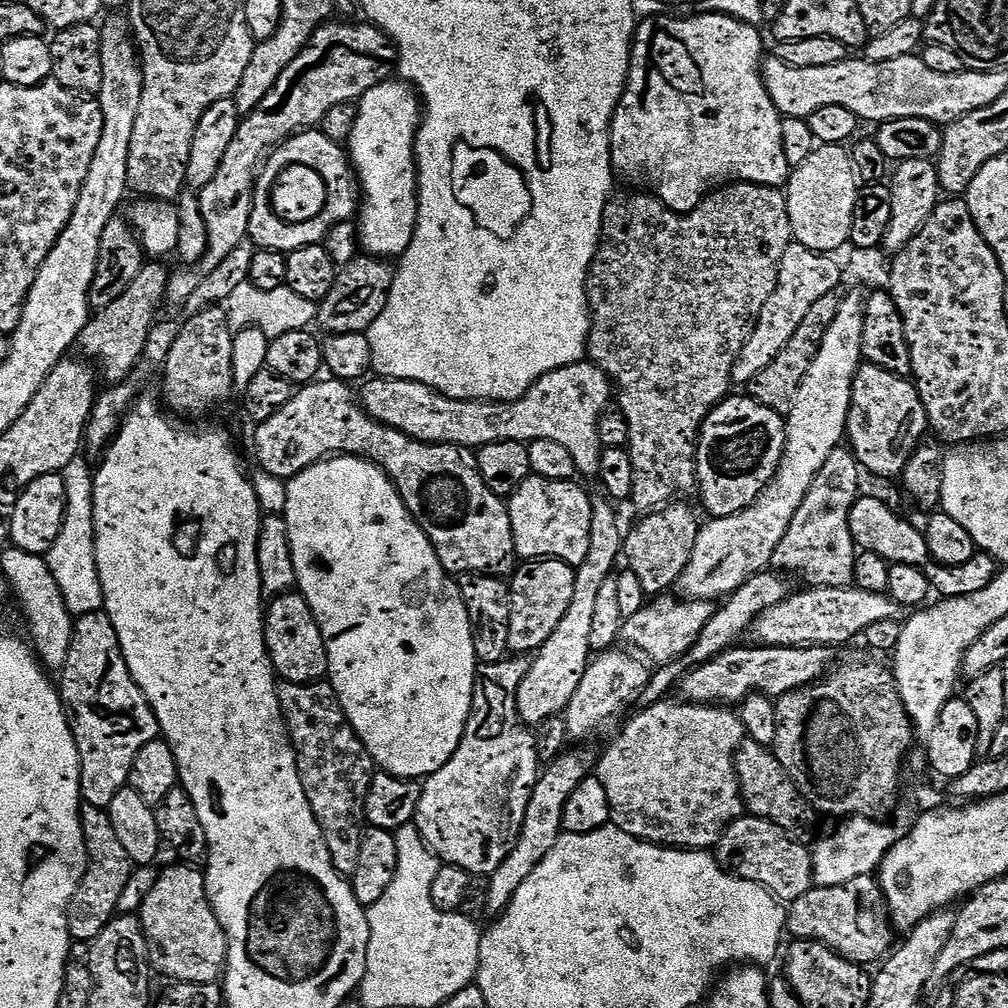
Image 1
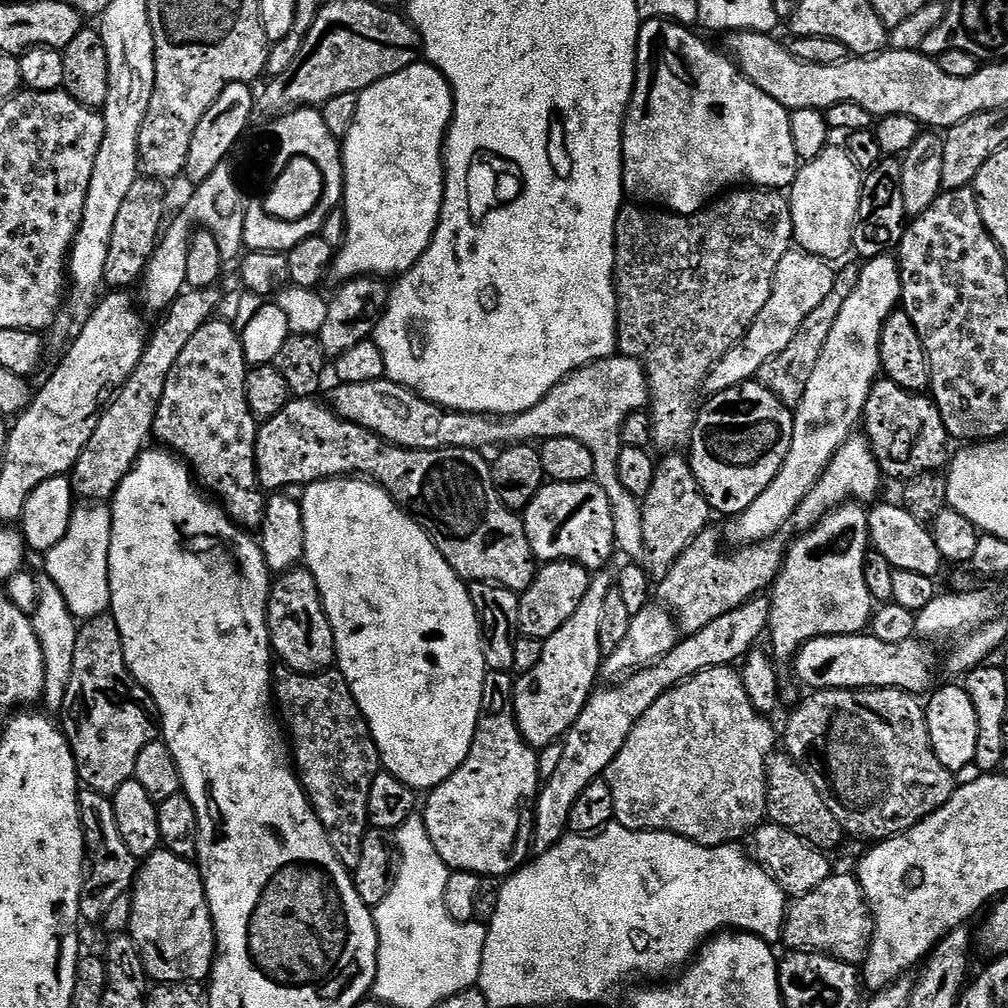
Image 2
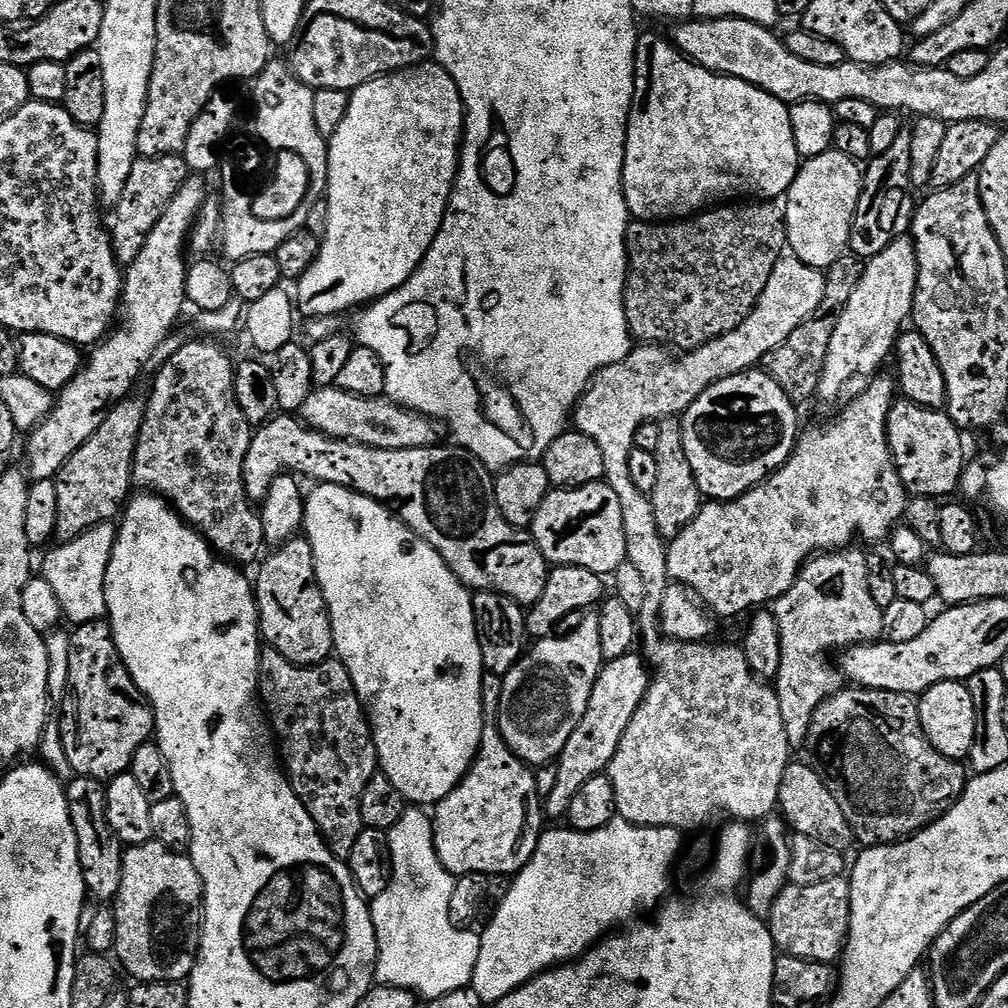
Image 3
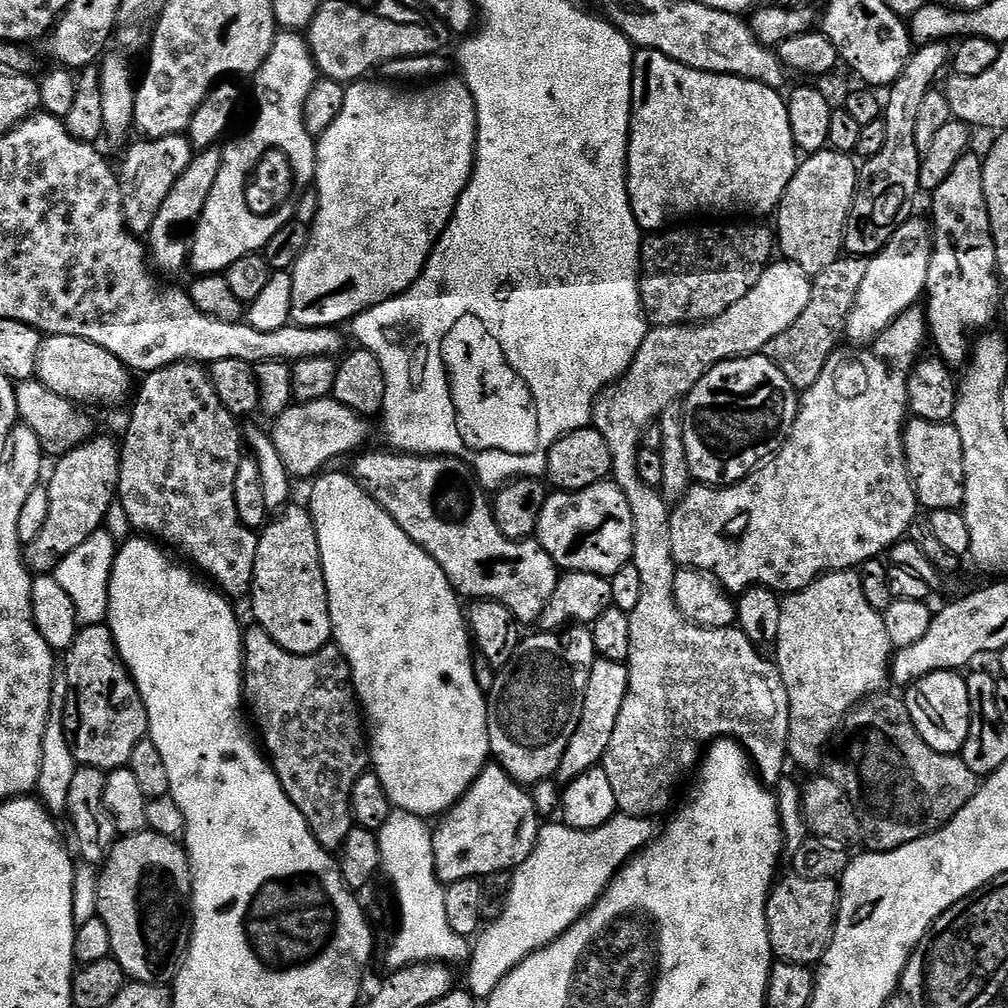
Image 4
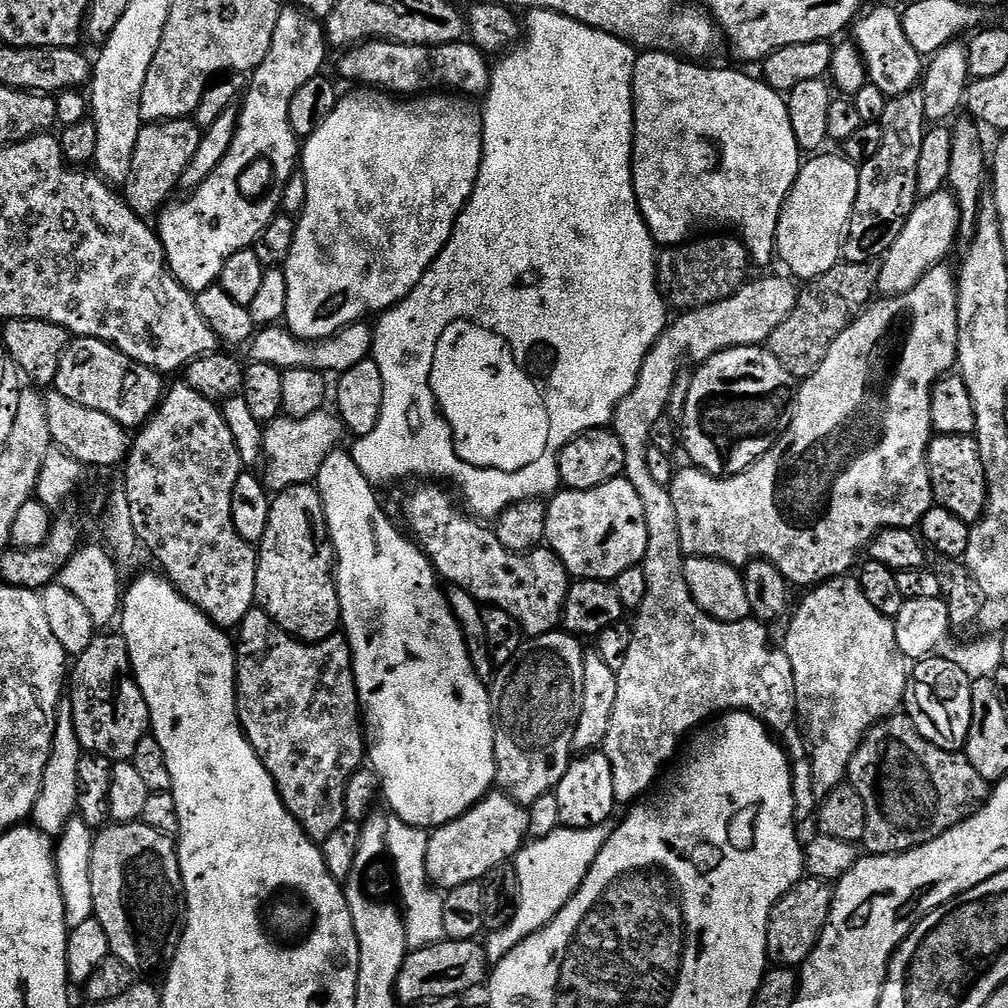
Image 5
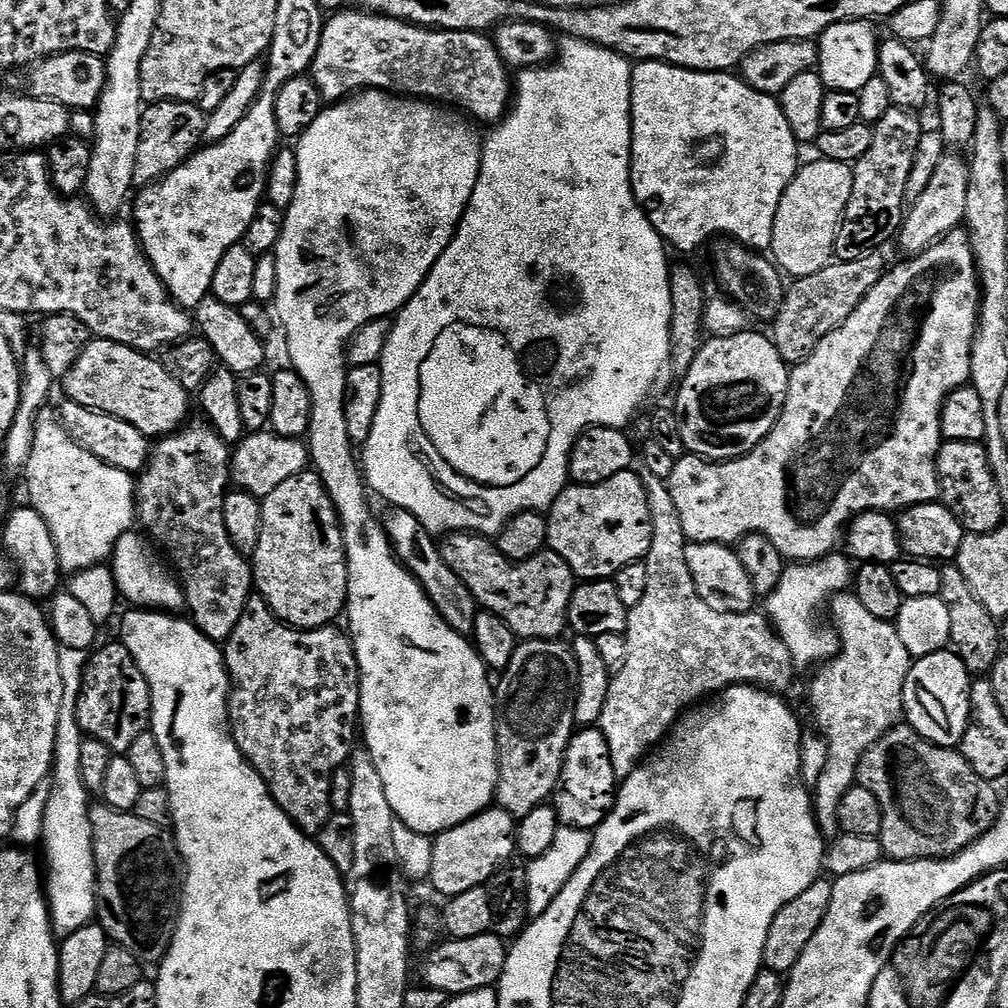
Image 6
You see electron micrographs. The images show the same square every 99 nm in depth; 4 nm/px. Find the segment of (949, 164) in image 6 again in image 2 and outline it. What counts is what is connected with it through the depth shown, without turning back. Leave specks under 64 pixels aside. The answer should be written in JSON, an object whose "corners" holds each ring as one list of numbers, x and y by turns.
{"corners":[[885,254,867,261,860,269,854,294,850,294,846,306,842,306,842,314,838,314,838,322,834,322,834,330,830,330,830,338,826,338,826,346,818,357,818,366,814,366,814,375,806,385,806,394,802,394,802,402,794,409,794,434,790,450,774,482,770,482,770,486,754,498,748,509,735,517,733,524,736,525,728,532,733,545,758,544,761,540,775,537,776,531,795,517,798,506,828,469,828,463,836,451,853,435,855,428,852,427,861,423,866,398,882,372,880,339,884,333,884,323,892,312,897,311,900,303,900,265,897,257]]}

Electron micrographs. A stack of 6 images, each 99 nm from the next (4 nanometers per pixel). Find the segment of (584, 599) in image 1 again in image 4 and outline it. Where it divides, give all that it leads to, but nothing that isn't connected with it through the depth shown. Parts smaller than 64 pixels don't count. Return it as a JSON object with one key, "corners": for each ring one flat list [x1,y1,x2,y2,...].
{"corners":[[575,631,521,639,516,655,495,673,496,681,486,700,488,747,495,763,506,769,517,784,533,786,553,779,560,771,562,754,566,754,574,730,578,730,586,686,598,653,596,643,590,638,580,656,572,632]]}

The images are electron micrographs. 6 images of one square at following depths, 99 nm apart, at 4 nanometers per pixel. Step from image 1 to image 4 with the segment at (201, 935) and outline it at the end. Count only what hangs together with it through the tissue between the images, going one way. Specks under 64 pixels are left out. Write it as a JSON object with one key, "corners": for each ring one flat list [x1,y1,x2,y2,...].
{"corners":[[141,830,131,834,124,834,112,845,106,859,103,861,102,869,104,873,100,876,100,889,96,896,100,899,99,919,106,922,106,930,110,930,110,946,112,947,112,956,122,966,125,977,131,978,138,984,155,984,157,986,167,985,175,981,176,973,183,964,185,955,188,951,188,942,192,939,192,914,190,905,192,903,192,865,188,862,188,853,177,841,166,838,162,834,151,830]]}

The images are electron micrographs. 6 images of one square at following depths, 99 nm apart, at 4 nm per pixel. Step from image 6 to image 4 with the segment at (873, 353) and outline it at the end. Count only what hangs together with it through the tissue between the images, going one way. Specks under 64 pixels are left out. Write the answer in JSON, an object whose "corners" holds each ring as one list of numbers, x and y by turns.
{"corners":[[920,306,907,308,885,332,881,332,870,346,864,346,861,352,852,353,850,349,841,347,833,352,826,362,822,374,818,374,818,382,814,386,803,389,798,400,796,421,789,434,787,442,780,451,737,484,727,486,709,486,697,483,671,509,670,515,670,546,677,565,684,568,699,568,702,572,710,572,729,593,739,594,753,586,763,586,772,589,777,594,791,594,806,588,821,576,829,572,842,572,859,569,867,560,875,560,881,554,887,553,892,545,899,544,909,535,908,527,916,520,916,488,912,484,912,476,908,473,908,460,904,456,904,429,910,416,908,407,908,378,913,368,921,359,920,351,930,340,928,318,925,309]]}

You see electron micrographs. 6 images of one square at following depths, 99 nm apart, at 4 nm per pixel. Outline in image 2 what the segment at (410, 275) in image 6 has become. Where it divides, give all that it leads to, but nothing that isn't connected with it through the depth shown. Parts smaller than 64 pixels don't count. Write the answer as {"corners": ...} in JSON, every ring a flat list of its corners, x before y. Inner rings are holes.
{"corners":[[417,62,406,66,406,70,398,70,398,74,390,74,369,88,359,93,358,114,354,114,354,126,350,126,350,134,342,141,344,164,344,192,342,211,344,210,344,245,339,245,334,256,334,272,340,275,341,281,355,280,358,276,374,276,377,278,399,277,411,270,422,258,422,254,430,246,432,236,440,221,440,211,444,201,444,139,448,136,448,127,452,124,452,88,448,80,427,62],[329,478,319,480,307,485,303,489,304,496,300,500,300,509,304,519,304,543,303,563,306,565,312,577,316,579,316,585,320,591,320,601,324,604,324,612,334,634,336,643,336,660,338,671,350,686,350,690,356,699,356,705,364,716,369,730,380,752,381,765,392,775,406,782,417,790,431,790,438,787,470,754,470,746,474,742,476,727,480,721,480,707,484,697,484,642,480,634,480,623,474,610,474,602,468,593,469,585,460,579,460,575,442,558,438,546,434,546,432,539,422,530,422,526,413,516,408,515,399,504,393,500,392,495,379,484,368,478]]}

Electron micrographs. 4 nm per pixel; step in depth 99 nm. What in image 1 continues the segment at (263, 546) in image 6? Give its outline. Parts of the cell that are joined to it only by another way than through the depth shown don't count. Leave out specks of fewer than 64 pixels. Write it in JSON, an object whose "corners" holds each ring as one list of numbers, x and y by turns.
{"corners":[[280,594,266,608,266,635,274,667,289,684,314,684,329,675,328,645,320,622,308,601,300,594]]}

